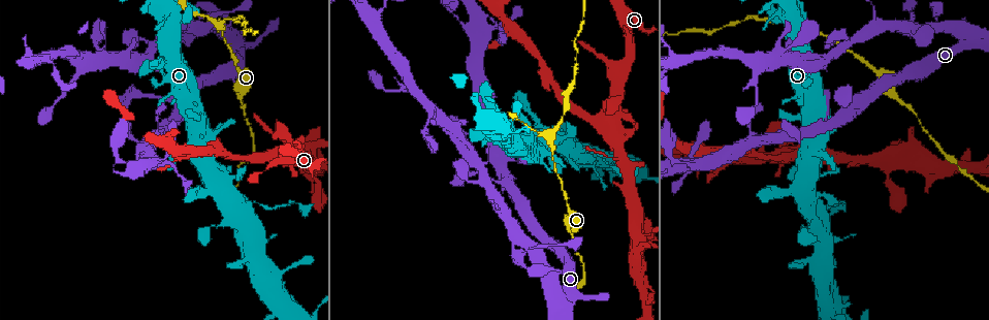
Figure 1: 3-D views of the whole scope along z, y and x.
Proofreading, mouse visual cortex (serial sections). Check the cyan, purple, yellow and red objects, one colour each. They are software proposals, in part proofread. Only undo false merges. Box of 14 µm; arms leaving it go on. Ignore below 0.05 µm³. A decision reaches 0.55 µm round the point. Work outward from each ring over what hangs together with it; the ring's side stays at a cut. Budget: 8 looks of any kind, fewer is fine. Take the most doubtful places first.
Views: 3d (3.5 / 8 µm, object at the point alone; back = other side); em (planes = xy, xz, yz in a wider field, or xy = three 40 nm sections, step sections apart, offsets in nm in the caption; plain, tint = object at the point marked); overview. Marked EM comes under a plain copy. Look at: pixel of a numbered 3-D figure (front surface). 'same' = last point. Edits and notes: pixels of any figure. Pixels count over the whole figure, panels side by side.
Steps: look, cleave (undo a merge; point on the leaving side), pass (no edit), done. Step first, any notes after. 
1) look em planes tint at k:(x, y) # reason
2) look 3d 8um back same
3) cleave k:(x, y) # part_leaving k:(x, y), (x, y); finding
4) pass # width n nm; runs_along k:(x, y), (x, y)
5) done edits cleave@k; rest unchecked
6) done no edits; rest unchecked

look 3d 8um at 1:(841, 201) # sharp bend

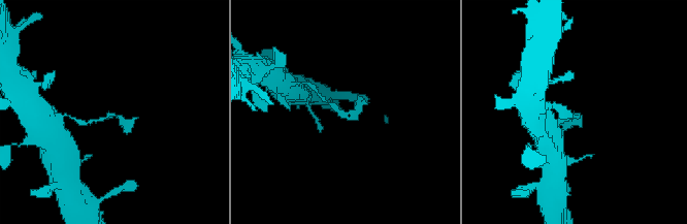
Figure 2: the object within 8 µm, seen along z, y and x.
look em planes tint at 2:(577, 117) # shape alone is not enough

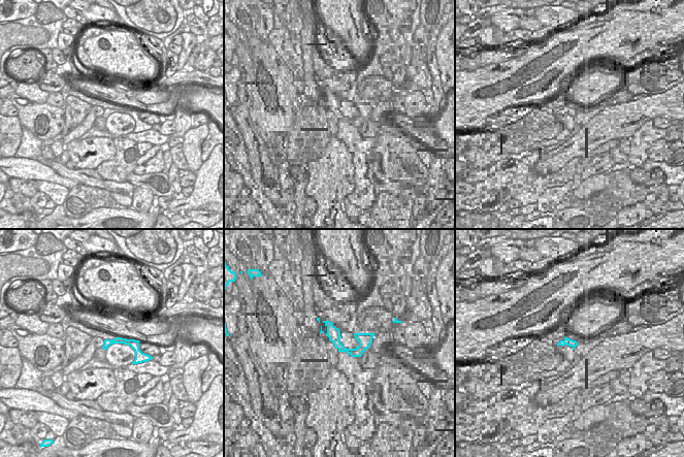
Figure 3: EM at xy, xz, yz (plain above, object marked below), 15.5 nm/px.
pass # runs_along 2:(91, 121), (118, 116), (128, 132); all the same cell

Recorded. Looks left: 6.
look 3d 8um at 1:(550, 137) # branch point

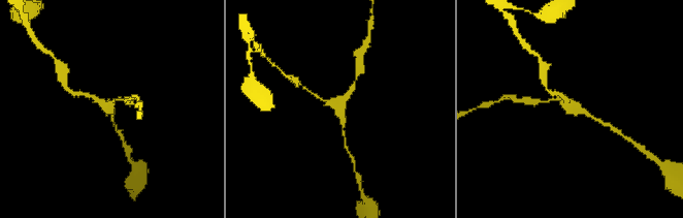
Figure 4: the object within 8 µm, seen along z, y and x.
look 3d 3.5um at 4:(569, 104)

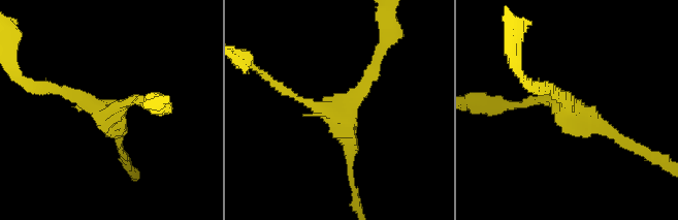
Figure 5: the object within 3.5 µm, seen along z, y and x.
look em planes tint at 5:(113, 115)

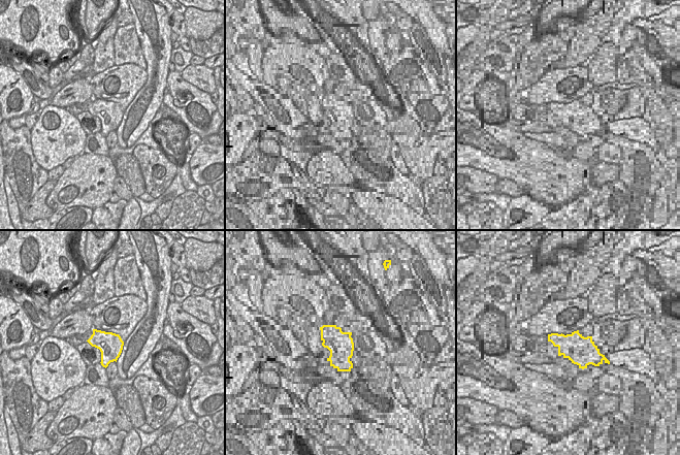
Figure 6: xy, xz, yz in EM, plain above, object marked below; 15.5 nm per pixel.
pass # runs_along 5:(632, 146), (555, 101), (520, 104); continuous, no second cell

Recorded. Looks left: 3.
look 3d 3.5um at 1:(494, 29) # arms part here

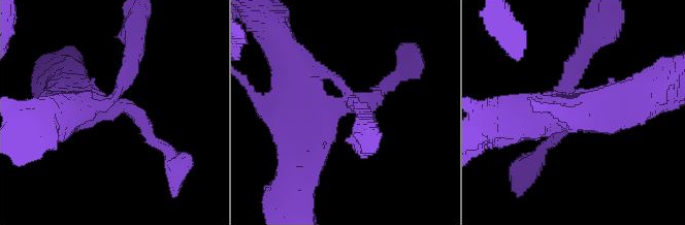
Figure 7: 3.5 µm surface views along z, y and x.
pass # arms 3; arm_widths 200, 200, 700 nm; runs_along 7:(67, 107), (108, 107), (134, 51); continuous, no second cell

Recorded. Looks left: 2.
done no edits; rest unchecked

